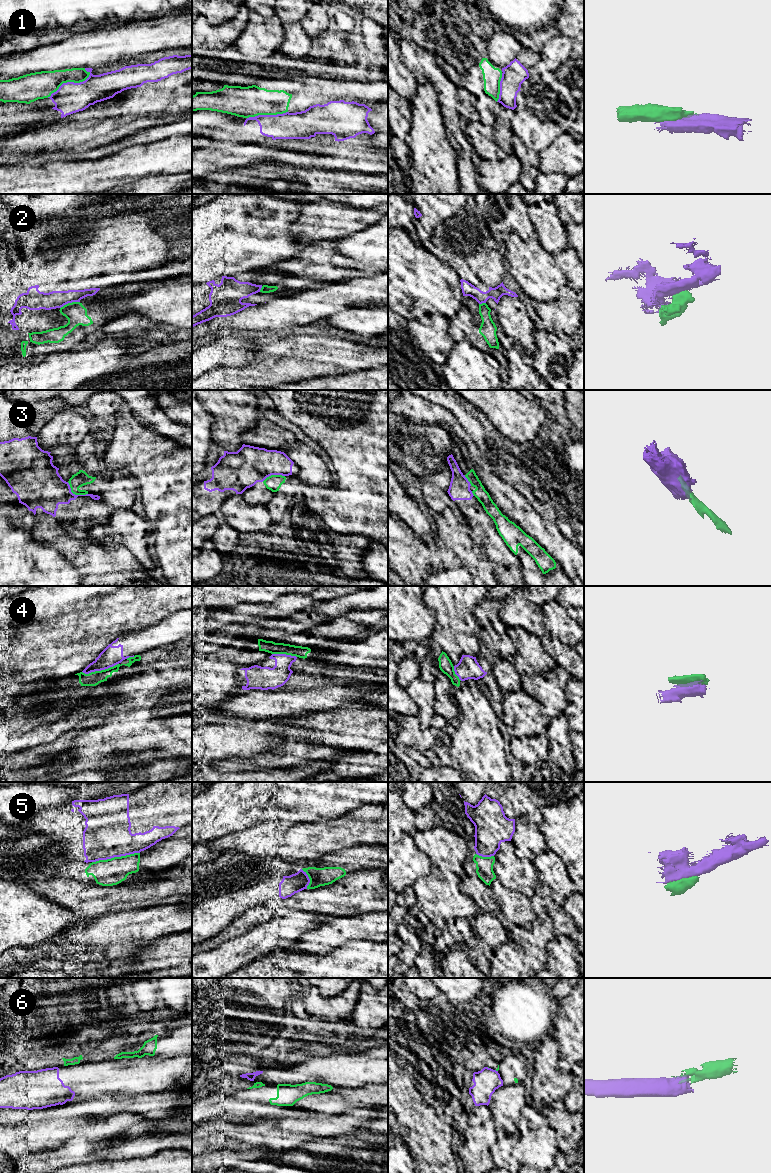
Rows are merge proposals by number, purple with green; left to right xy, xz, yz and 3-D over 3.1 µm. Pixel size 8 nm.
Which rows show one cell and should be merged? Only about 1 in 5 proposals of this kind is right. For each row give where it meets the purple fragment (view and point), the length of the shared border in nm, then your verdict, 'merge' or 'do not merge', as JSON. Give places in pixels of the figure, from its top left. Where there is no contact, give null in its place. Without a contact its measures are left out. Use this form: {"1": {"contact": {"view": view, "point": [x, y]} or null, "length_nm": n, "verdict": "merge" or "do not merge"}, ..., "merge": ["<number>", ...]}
{"1": {"contact": {"view": "xy", "point": [69, 82]}, "length_nm": 400, "verdict": "do not merge"}, "2": {"contact": {"view": "xy", "point": [69, 302]}, "length_nm": 170, "verdict": "do not merge"}, "3": {"contact": {"view": "xy", "point": [74, 494]}, "length_nm": 190, "verdict": "do not merge"}, "4": {"contact": {"view": "xy", "point": [100, 670]}, "length_nm": 300, "verdict": "do not merge"}, "5": {"contact": {"view": "xy", "point": [115, 856]}, "length_nm": 400, "verdict": "do not merge"}, "6": {"contact": {"view": "yz", "point": [495, 1070]}, "length_nm": 30, "verdict": "do not merge"}, "merge": []}

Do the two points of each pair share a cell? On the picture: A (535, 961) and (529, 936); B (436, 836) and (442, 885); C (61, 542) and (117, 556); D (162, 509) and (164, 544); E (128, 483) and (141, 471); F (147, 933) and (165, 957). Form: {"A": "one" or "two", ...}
{"A": "one", "B": "one", "C": "one", "D": "one", "E": "two", "F": "two"}

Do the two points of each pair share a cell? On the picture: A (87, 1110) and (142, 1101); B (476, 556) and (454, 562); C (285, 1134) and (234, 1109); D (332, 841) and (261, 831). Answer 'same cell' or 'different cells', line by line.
A: same cell
B: same cell
C: different cells
D: same cell

